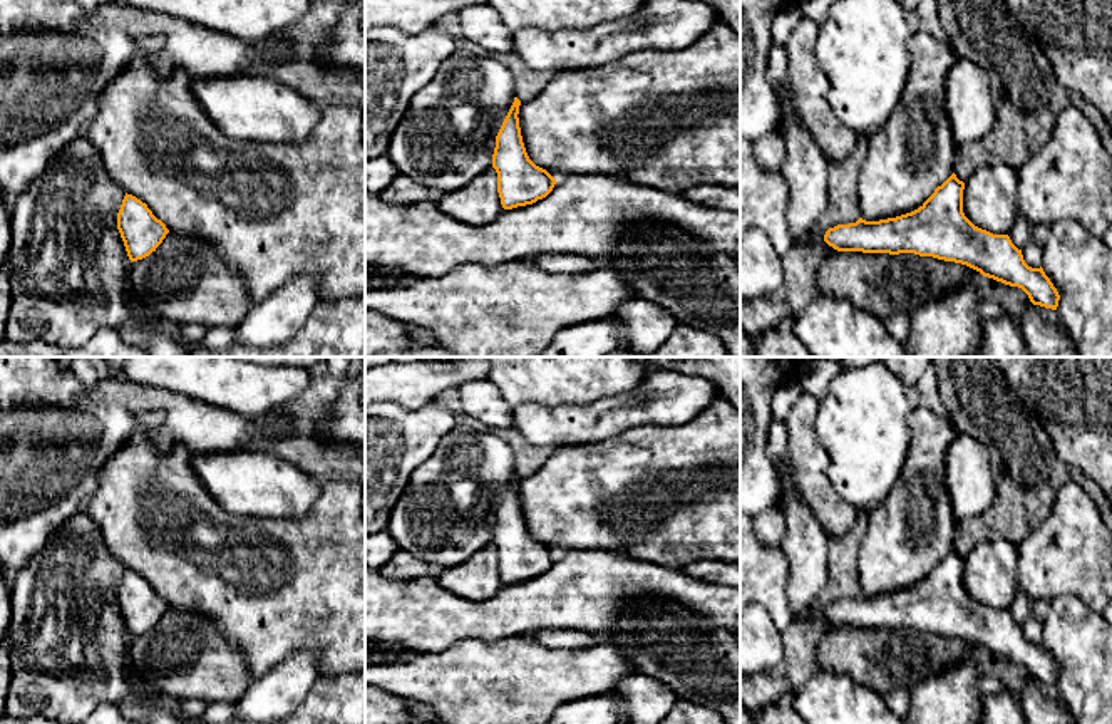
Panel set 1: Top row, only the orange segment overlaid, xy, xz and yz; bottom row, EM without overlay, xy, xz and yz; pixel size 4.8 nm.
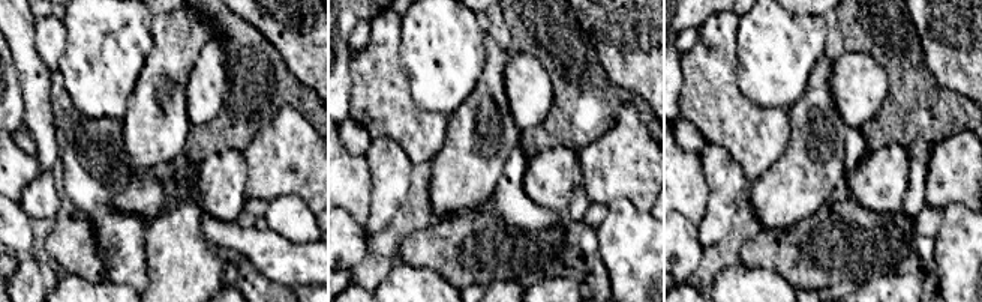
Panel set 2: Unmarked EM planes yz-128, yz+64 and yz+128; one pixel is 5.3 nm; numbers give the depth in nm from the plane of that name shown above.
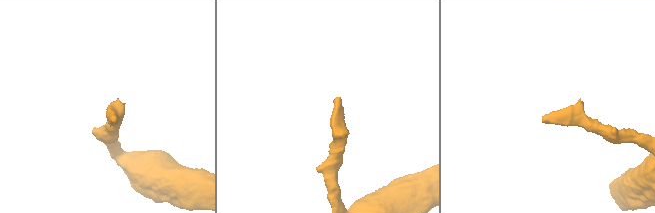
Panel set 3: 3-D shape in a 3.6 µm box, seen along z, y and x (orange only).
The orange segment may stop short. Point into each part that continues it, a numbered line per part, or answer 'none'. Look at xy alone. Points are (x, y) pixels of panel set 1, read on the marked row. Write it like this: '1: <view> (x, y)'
none

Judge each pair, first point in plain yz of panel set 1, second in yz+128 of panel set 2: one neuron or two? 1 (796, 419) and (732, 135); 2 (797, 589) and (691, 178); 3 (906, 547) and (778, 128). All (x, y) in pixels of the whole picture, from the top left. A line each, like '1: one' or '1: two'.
1: one
2: two
3: two

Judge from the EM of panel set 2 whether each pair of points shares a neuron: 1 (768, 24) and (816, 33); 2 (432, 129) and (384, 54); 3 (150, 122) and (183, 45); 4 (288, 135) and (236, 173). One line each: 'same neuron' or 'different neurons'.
1: same neuron
2: same neuron
3: same neuron
4: different neurons

